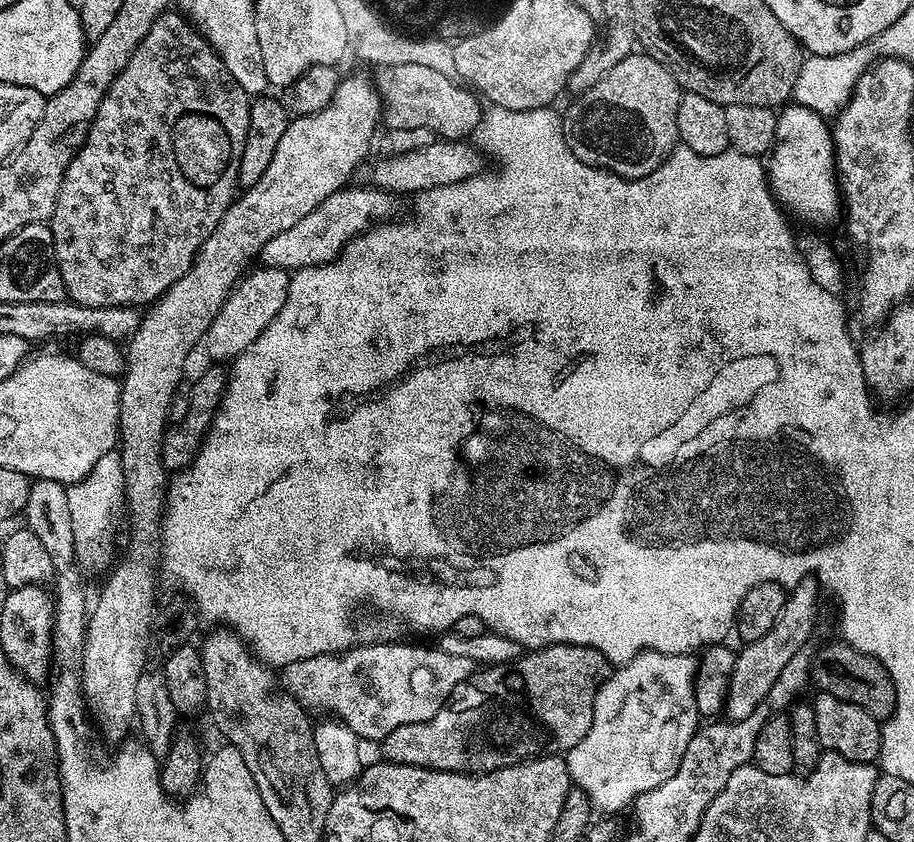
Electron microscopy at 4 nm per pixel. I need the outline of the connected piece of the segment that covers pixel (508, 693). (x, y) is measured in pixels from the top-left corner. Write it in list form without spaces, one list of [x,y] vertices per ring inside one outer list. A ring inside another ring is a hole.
[[[551,644],[545,648],[529,651],[527,654],[521,655],[519,660],[513,660],[510,664],[494,664],[481,667],[479,670],[473,671],[472,675],[467,676],[462,682],[458,682],[458,686],[452,691],[452,697],[442,706],[442,710],[438,710],[438,714],[434,714],[434,718],[430,718],[426,722],[403,724],[398,726],[398,730],[394,730],[389,734],[382,741],[382,748],[384,748],[383,759],[389,764],[433,768],[443,772],[471,772],[479,774],[502,770],[506,766],[521,764],[523,760],[534,760],[536,757],[545,754],[566,754],[574,745],[582,742],[582,738],[586,738],[586,730],[590,730],[592,725],[596,695],[600,685],[608,679],[609,675],[610,665],[608,659],[603,654],[590,646],[578,646],[577,644]]]

